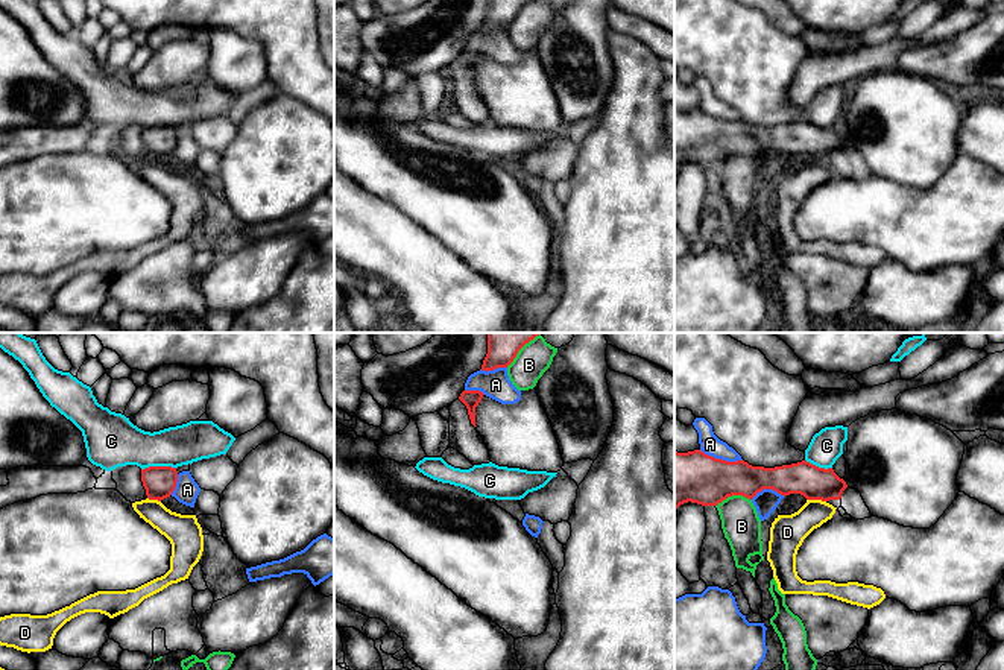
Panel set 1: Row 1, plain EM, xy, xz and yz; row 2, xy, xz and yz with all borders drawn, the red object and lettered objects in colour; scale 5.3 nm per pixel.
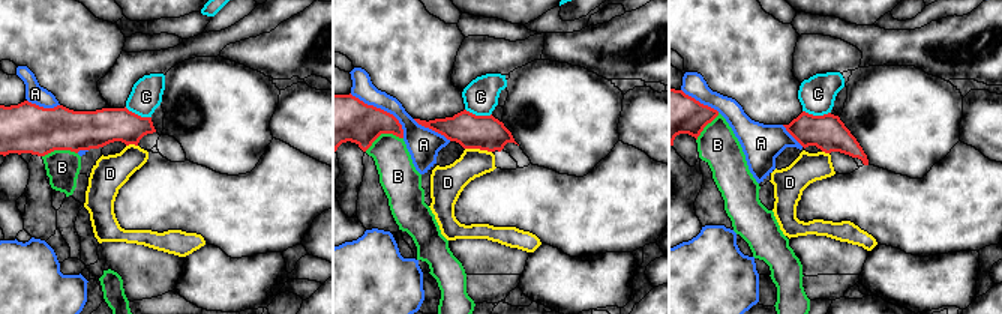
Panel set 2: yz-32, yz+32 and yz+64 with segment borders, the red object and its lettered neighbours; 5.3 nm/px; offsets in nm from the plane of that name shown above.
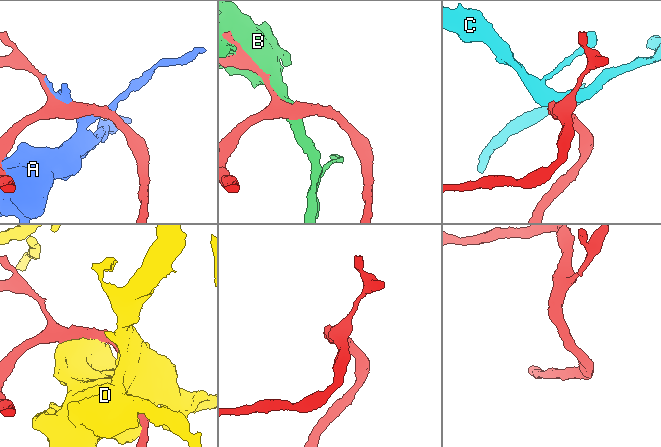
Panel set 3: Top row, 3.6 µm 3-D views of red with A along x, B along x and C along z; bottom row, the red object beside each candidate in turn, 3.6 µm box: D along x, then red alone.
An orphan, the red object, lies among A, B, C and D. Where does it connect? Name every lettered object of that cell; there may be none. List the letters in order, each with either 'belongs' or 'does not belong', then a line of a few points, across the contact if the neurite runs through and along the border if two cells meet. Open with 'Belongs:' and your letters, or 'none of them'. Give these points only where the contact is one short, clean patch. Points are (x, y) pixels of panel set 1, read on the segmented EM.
Belongs: C
A: does not belong
B: does not belong
C: belongs; line xy (160, 482), (158, 467), (138, 447), (119, 442)
D: does not belong

